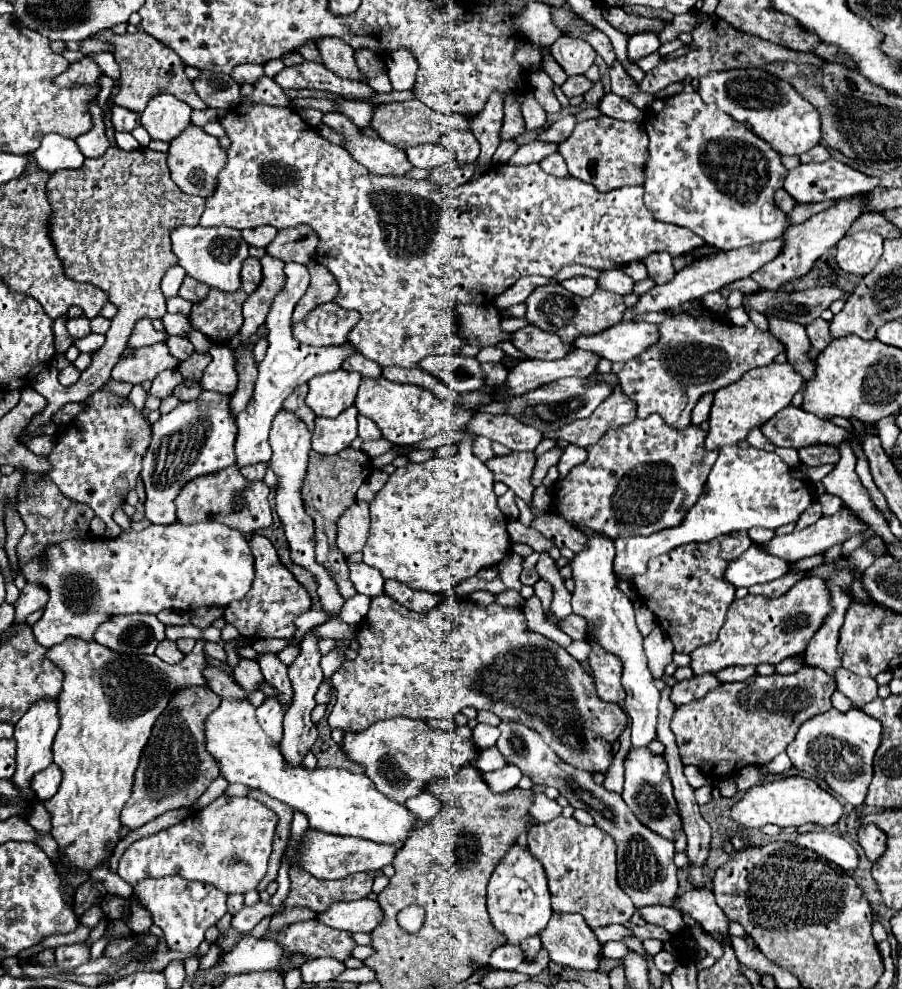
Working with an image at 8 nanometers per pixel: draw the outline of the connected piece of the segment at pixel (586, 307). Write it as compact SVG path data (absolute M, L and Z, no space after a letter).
M553 284L553 286L539 286L531 292L531 296L525 300L527 306L527 322L545 330L545 332L553 332L561 338L561 342L569 348L575 346L575 340L579 336L585 334L599 334L601 330L607 330L609 326L621 322L623 312L625 312L625 304L623 298L617 294L605 294L605 290L597 288L597 294L593 294L591 298L581 298L581 296L573 296L569 294L561 284Z

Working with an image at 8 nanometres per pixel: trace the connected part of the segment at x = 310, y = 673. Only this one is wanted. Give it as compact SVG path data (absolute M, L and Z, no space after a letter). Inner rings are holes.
M307 634L305 640L301 642L301 654L297 656L297 660L289 666L289 680L291 680L291 688L293 688L293 702L291 706L285 710L285 720L283 720L283 740L281 740L281 752L285 752L285 758L289 758L291 762L301 762L303 756L307 754L307 750L311 750L315 738L317 738L317 728L311 722L311 710L315 708L315 692L317 686L323 682L323 672L319 666L319 652L317 652L317 636Z

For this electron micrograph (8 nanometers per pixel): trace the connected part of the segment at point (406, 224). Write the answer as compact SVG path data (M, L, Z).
M247 104L247 106L235 106L229 110L229 114L221 120L223 128L227 130L227 136L231 138L231 148L227 150L227 164L219 172L217 178L217 188L213 196L207 198L207 208L201 214L199 224L201 226L231 226L237 230L243 228L255 228L261 224L269 224L275 228L289 228L297 224L309 224L317 236L319 236L319 246L317 246L317 262L329 268L329 272L335 276L339 284L339 294L335 302L347 310L357 310L361 314L359 328L353 328L349 334L349 342L359 346L359 352L365 354L365 358L377 362L381 368L383 366L399 366L399 368L415 368L425 356L431 354L459 354L463 342L457 336L457 306L459 304L491 304L501 292L505 292L509 286L513 286L521 276L555 276L563 266L571 264L583 264L591 266L597 270L609 270L609 268L621 268L627 262L635 260L645 260L647 256L655 252L669 252L671 258L689 254L701 246L705 246L703 238L699 238L695 232L675 226L675 224L663 224L657 222L645 202L643 202L643 188L641 186L625 186L611 190L607 194L595 190L591 184L585 184L579 178L567 176L567 178L555 178L547 172L541 170L539 164L529 164L529 166L511 166L511 164L497 164L489 168L479 180L469 182L463 186L463 194L457 190L449 192L447 188L433 186L423 180L409 180L405 176L375 176L367 172L355 158L341 146L331 144L325 140L317 130L313 130L295 110L289 108L277 108L277 106L265 106L265 104Z

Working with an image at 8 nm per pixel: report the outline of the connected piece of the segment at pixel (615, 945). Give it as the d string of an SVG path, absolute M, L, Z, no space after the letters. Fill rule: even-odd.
M605 942L603 944L603 954L607 956L607 958L617 958L617 960L621 960L623 956L625 956L625 944L623 942Z

